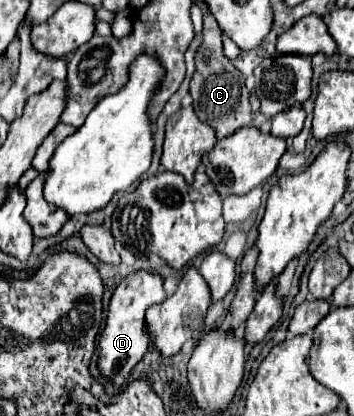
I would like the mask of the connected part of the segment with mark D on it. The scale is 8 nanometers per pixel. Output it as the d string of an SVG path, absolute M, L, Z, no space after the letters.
M136 271L136 273L126 275L120 281L120 285L114 289L114 295L112 295L110 307L108 307L106 325L100 335L98 367L104 377L112 379L116 389L122 389L128 383L130 371L134 369L134 365L140 361L140 357L148 349L148 335L144 335L144 313L150 305L162 303L166 299L162 283L164 283L164 279L156 273Z

